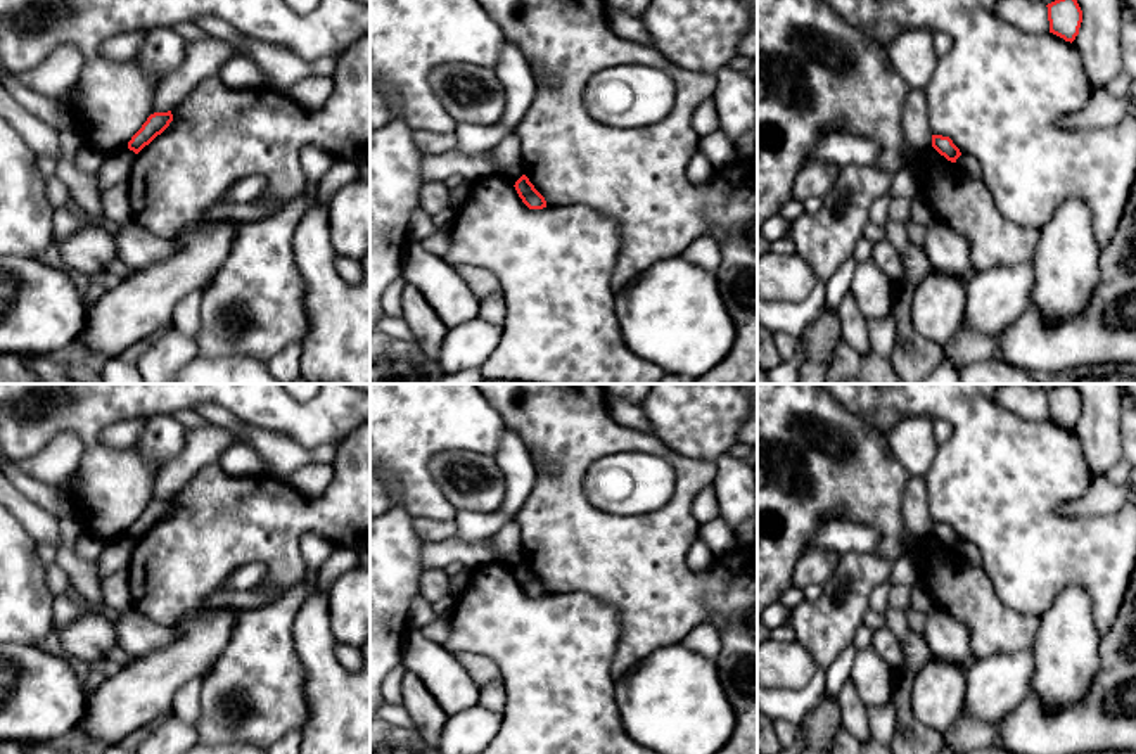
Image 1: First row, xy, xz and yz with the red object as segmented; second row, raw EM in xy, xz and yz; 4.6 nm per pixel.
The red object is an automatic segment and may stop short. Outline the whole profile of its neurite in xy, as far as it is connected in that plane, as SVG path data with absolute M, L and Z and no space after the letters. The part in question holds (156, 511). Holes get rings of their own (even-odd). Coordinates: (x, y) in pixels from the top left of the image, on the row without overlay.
M171 498L154 500L147 505L142 515L128 529L128 536L138 541L145 533L149 533L157 522L161 522L173 508Z

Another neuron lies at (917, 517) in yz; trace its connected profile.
M911 476L903 496L903 522L906 533L918 541L932 536L932 515L925 477Z

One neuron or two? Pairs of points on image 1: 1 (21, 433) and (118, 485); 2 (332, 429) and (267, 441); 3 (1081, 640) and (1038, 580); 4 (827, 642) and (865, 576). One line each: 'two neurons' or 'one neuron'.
1: one neuron
2: two neurons
3: two neurons
4: one neuron

